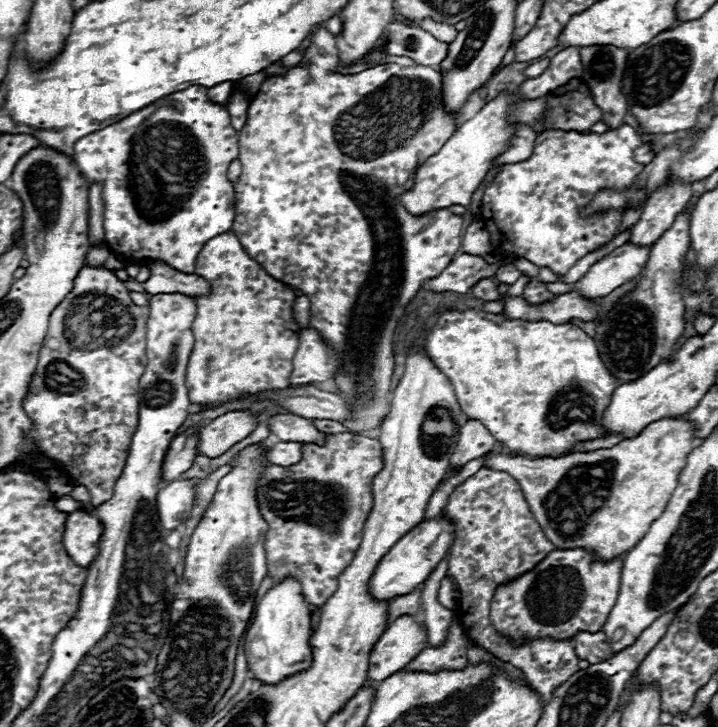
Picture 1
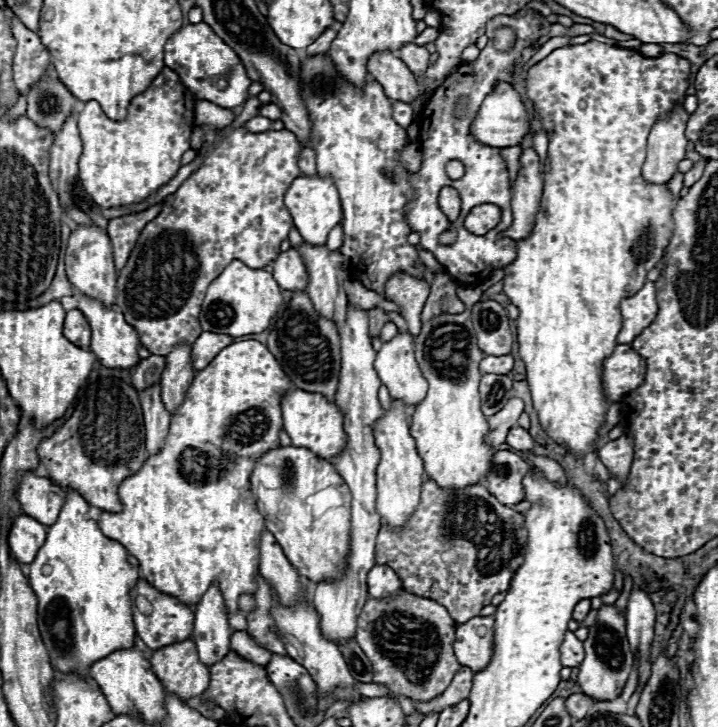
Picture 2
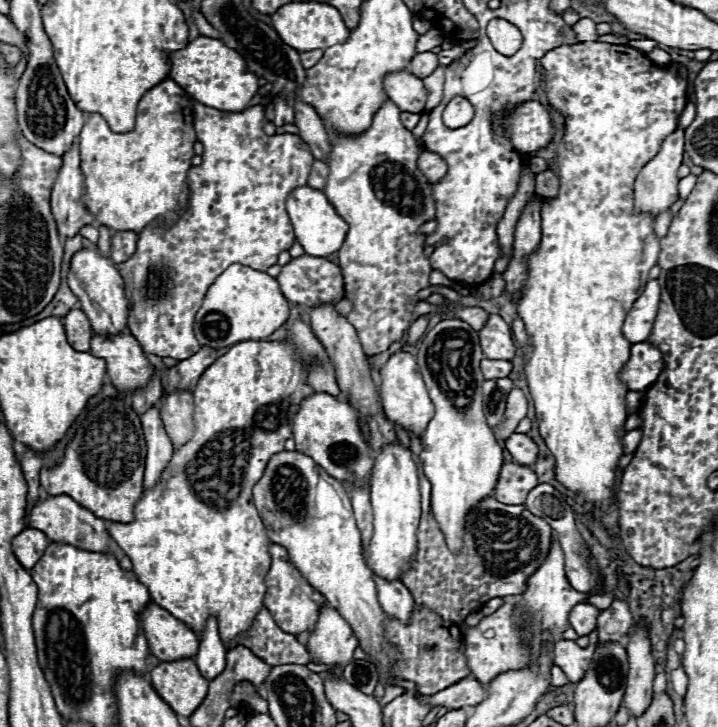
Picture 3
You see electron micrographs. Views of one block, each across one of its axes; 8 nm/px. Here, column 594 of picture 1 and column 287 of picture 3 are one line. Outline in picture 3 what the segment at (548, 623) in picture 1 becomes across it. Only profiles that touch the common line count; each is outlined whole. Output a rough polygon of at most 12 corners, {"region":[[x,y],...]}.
{"region":[[270,544],[264,604],[284,632],[312,632],[326,604]]}

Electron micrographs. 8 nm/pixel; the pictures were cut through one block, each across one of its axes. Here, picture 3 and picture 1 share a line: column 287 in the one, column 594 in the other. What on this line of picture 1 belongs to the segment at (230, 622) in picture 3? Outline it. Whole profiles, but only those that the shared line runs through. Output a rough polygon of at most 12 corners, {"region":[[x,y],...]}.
{"region":[[446,310],[424,338],[510,452],[606,436],[612,390],[574,324]]}

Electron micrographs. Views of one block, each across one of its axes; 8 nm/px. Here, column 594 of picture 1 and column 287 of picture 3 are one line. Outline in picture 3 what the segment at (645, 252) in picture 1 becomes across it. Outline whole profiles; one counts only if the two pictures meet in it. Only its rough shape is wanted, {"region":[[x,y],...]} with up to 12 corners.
{"region":[[306,254],[282,266],[276,280],[294,304],[344,298],[342,272]]}

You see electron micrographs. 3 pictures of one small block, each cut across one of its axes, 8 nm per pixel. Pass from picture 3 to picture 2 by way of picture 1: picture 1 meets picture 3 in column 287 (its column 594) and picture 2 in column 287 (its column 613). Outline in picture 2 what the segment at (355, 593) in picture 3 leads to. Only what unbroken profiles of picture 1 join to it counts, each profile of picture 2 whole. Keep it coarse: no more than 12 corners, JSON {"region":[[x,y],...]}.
{"region":[[306,448],[252,472],[266,528],[300,576],[340,580],[350,490]]}

